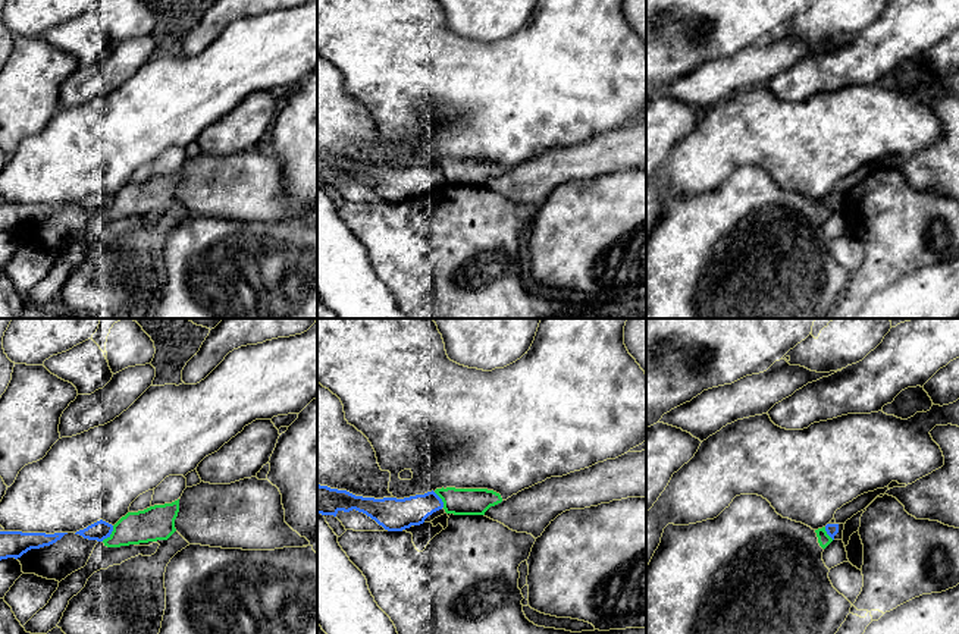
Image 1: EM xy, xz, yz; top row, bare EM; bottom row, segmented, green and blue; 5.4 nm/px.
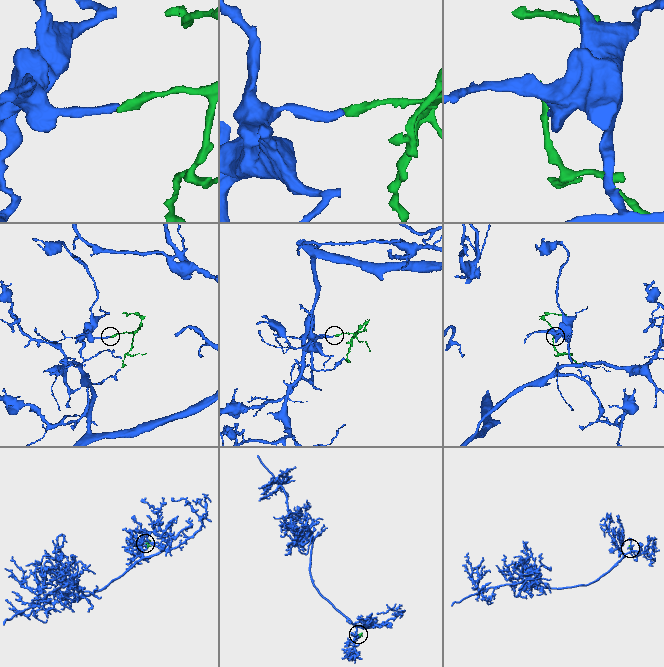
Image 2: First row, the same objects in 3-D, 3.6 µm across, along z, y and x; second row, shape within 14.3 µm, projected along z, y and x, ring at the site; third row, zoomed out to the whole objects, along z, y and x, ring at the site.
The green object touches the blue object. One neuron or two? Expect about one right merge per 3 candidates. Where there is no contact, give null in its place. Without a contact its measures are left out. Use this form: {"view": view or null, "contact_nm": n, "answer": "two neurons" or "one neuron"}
{"view": "xy", "contact_nm": 110, "answer": "two neurons"}

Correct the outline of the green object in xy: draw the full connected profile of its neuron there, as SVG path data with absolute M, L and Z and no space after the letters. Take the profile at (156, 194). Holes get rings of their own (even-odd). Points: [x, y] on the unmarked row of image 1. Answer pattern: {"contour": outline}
{"contour": "M179 170L172 175L154 176L144 182L128 183L103 211L107 219L120 219L157 211L167 211L175 203Z"}

